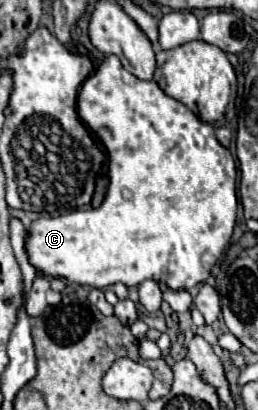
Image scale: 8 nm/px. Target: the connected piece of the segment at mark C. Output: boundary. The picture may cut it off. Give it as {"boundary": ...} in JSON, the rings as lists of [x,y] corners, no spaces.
{"boundary":[[[108,55],[82,83],[78,115],[108,151],[108,193],[98,208],[76,209],[68,215],[44,213],[36,219],[26,239],[30,263],[38,273],[96,289],[110,287],[118,281],[132,287],[144,279],[152,279],[174,291],[204,283],[230,243],[238,211],[236,165],[230,151],[216,141],[214,127],[166,95],[154,81],[136,79],[122,67],[116,55]]]}

